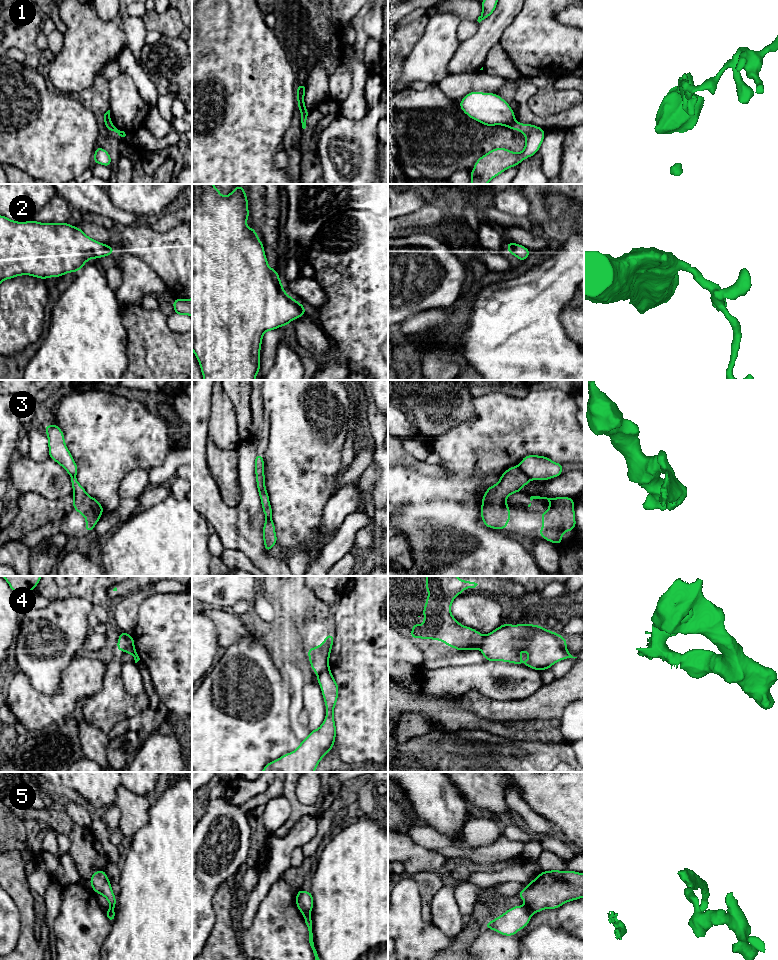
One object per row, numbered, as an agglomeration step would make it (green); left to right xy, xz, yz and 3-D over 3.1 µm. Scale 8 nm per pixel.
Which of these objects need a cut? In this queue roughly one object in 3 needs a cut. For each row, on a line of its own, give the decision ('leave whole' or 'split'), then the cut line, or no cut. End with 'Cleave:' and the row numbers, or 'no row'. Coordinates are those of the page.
1: split | yz (514, 120), (508, 126)
2: leave whole | no cut
3: split | yz (518, 466), (529, 479)
4: split | xy (133, 638), (125, 650)
5: split | yz (527, 906), (532, 913)
Cleave: 1, 3, 4, 5

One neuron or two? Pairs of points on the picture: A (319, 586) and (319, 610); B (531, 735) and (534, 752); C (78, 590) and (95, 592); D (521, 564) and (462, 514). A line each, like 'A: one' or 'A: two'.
A: two
B: two
C: one
D: one

